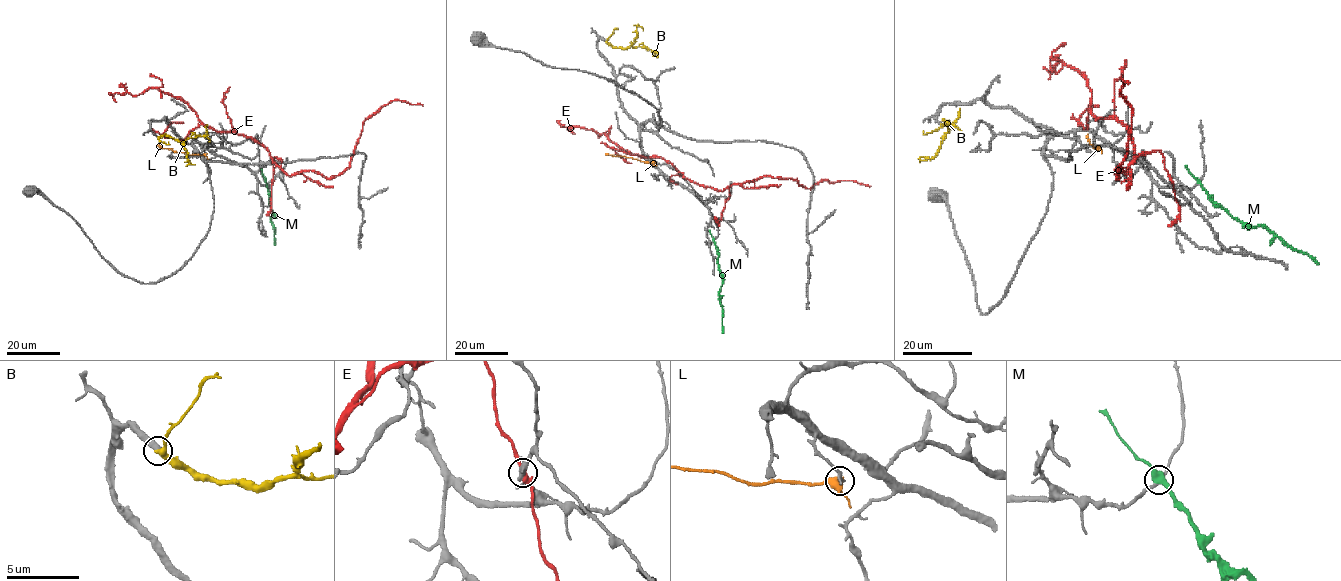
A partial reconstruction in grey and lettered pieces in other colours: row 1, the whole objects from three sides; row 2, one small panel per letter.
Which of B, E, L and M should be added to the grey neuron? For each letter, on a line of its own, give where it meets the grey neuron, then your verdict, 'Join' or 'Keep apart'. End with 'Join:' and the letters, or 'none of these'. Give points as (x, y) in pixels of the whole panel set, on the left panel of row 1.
B: Touches grey at (158, 137). Join
E: Touches grey at (273, 179). Keep apart
L: Touches grey at (206, 154). Keep apart
M: Touches grey at (265, 182). Keep apart
Join: B

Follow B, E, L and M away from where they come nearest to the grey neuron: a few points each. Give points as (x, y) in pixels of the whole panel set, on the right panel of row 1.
B: (942, 124), (947, 122), (949, 129), (935, 155), (920, 157), (926, 161)
E: (1171, 180), (1158, 150), (1131, 163), (1129, 131), (1090, 111), (1091, 89), (1075, 68), (1060, 60), (1043, 68)
L: (1098, 147), (1090, 144), (1086, 135)
M: (1199, 182), (1210, 197), (1234, 218), (1268, 228), (1319, 264)

